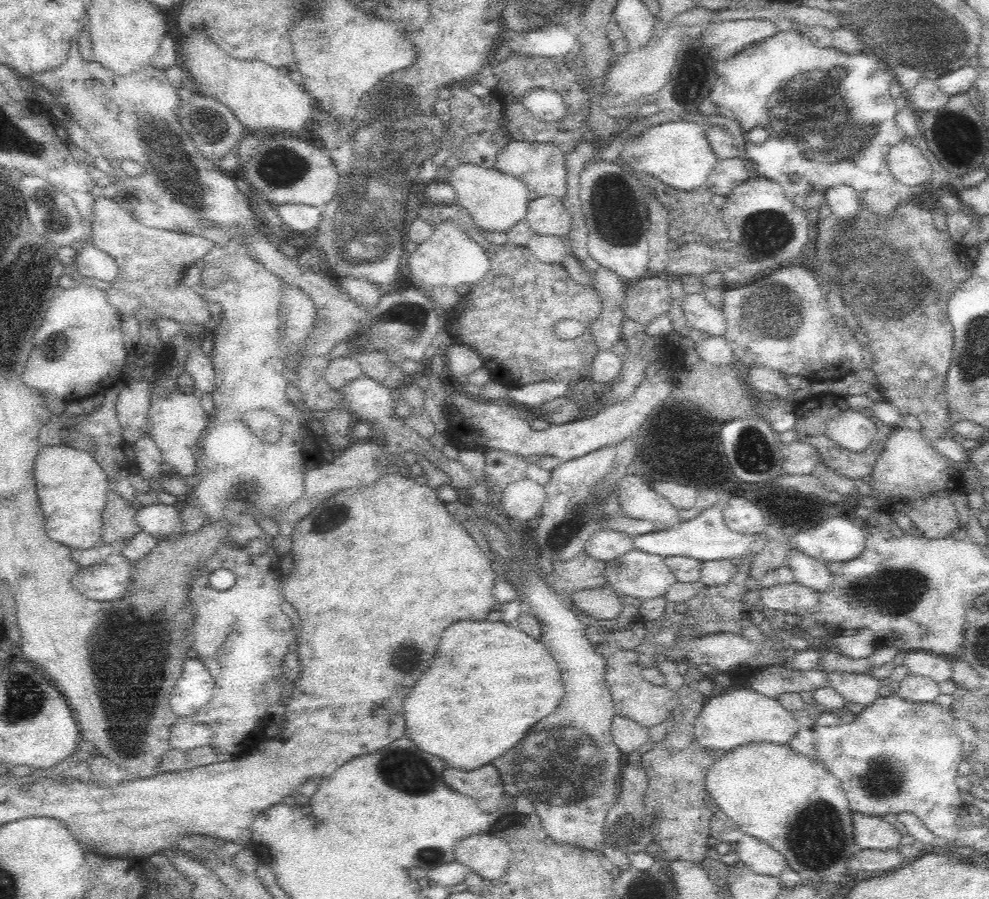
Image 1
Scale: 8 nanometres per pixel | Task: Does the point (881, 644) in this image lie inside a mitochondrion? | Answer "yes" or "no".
no

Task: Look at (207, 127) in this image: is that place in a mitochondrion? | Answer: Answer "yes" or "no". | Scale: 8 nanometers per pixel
yes

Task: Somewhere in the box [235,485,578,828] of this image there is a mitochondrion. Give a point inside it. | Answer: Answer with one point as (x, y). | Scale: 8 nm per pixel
(396, 767)

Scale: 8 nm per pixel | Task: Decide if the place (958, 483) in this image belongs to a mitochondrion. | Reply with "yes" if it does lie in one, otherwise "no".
no

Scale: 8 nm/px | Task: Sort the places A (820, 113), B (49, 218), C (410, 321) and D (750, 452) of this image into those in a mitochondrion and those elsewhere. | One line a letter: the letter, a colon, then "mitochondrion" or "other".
A: mitochondrion
B: mitochondrion
C: mitochondrion
D: mitochondrion

